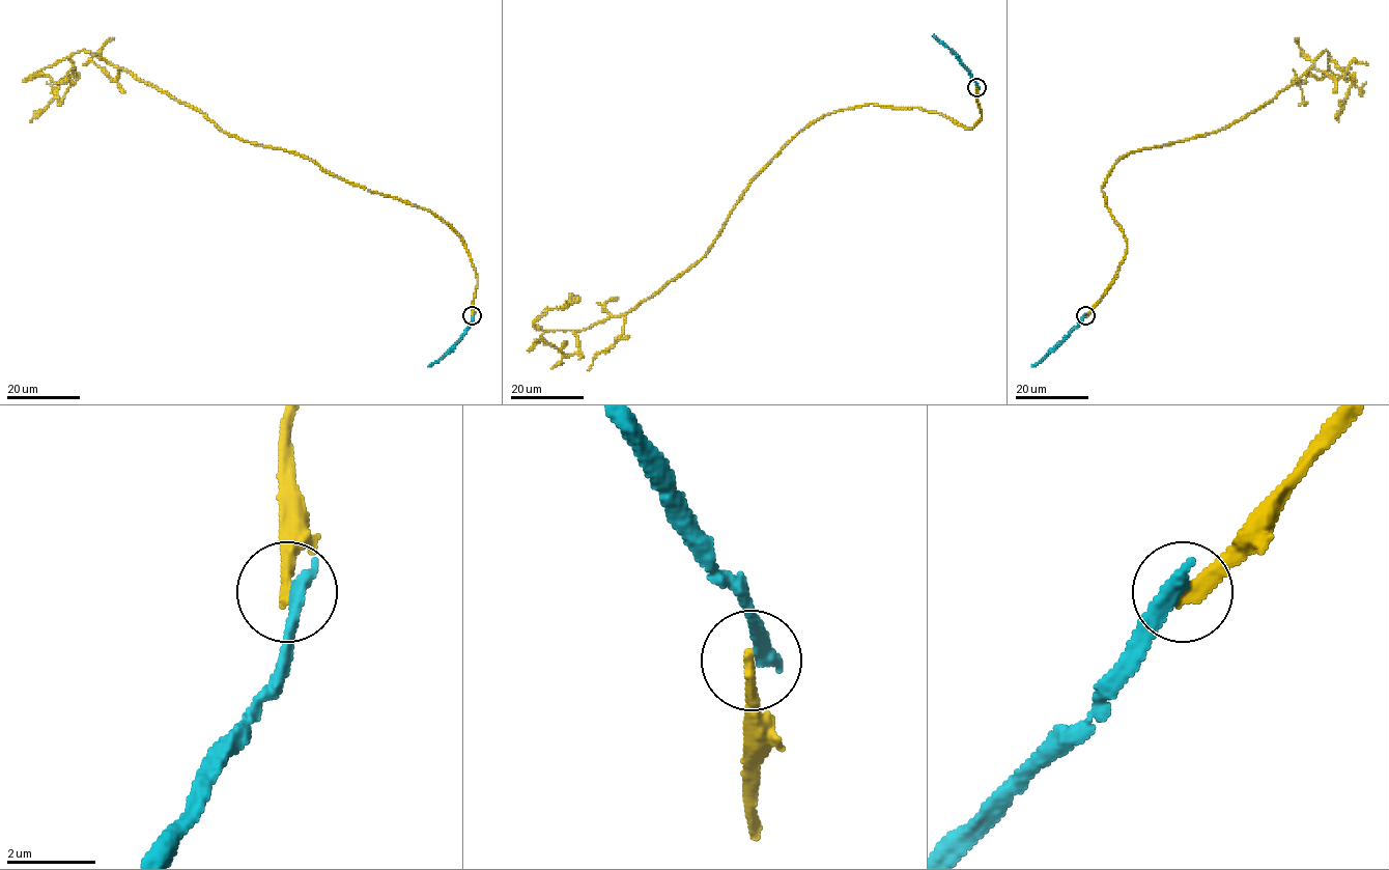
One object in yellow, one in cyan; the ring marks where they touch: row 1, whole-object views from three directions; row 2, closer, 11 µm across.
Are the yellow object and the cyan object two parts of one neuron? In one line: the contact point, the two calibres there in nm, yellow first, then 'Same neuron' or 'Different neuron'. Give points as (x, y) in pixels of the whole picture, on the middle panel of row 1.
Place: (976, 87). Thickness 280 nm (yellow) against 380 nm. Different neuron

